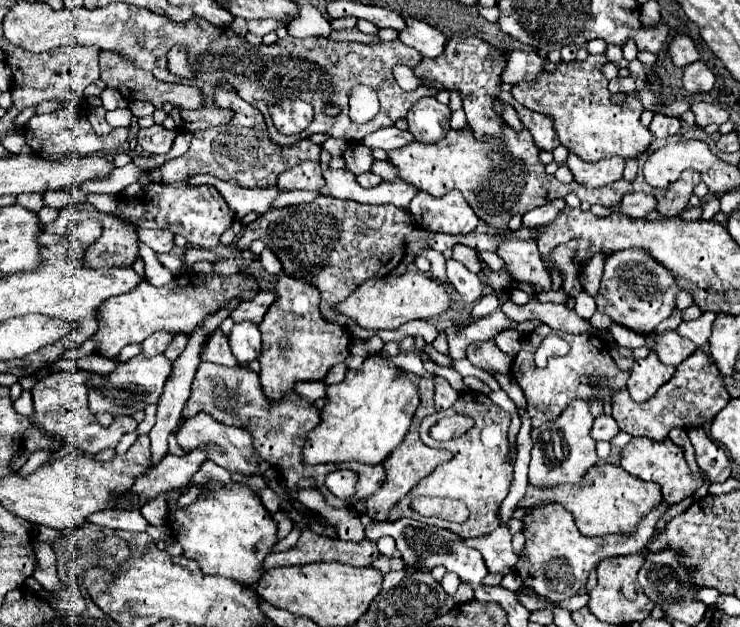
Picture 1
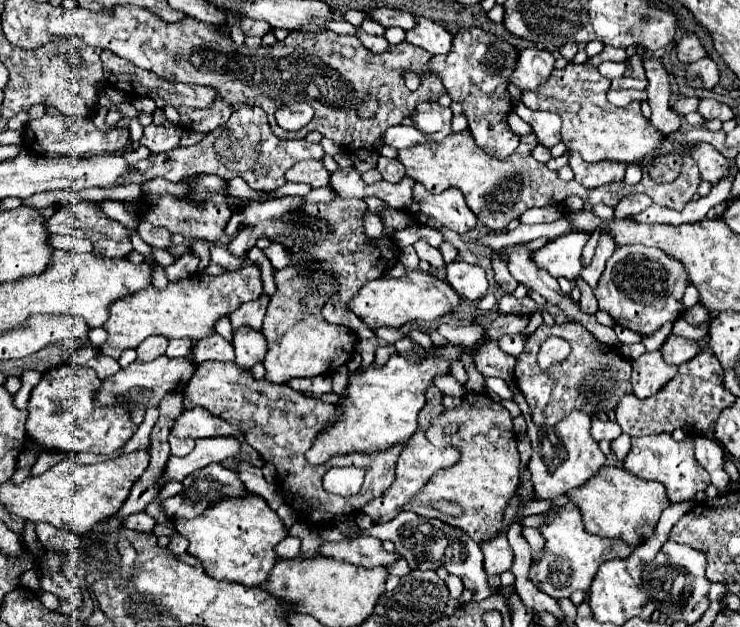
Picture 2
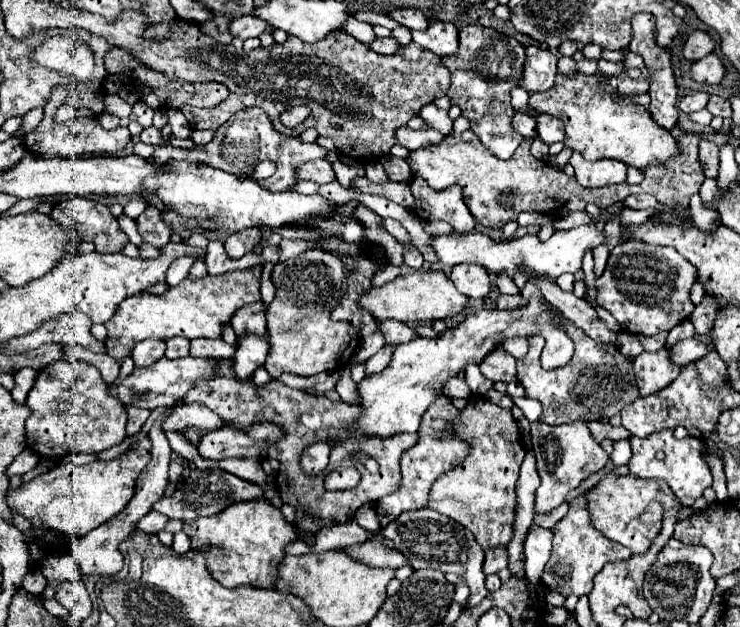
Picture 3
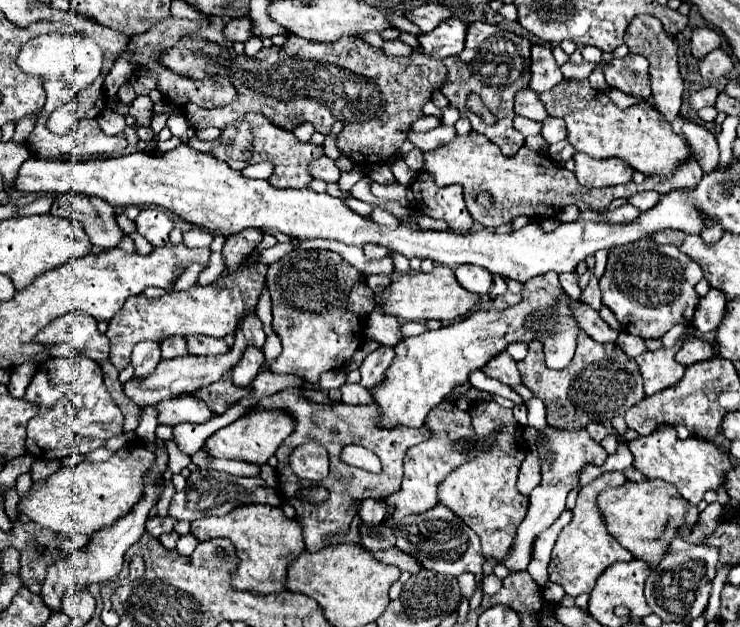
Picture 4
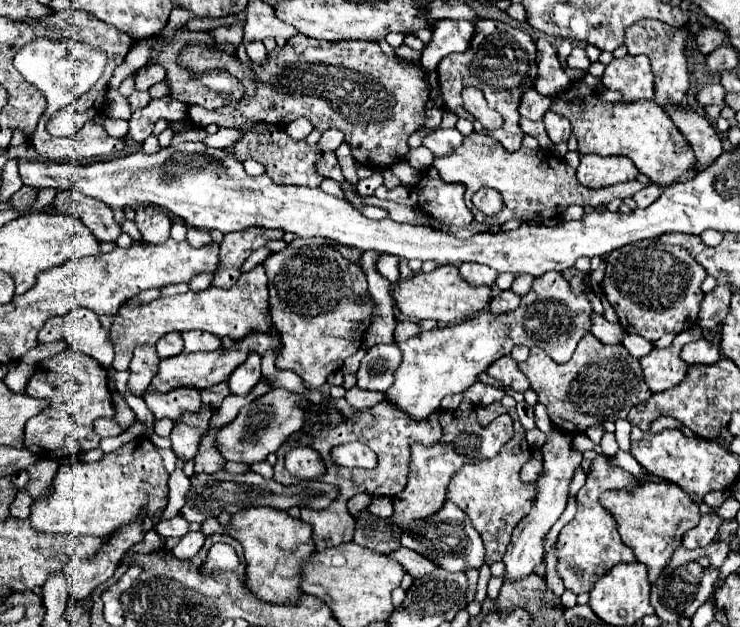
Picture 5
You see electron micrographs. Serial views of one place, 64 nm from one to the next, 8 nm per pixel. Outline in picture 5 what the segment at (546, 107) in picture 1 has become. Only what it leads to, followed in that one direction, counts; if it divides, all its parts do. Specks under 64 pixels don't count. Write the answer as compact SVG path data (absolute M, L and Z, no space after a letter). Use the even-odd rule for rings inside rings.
M574 82L572 88L562 92L560 96L552 96L552 106L554 112L566 116L572 124L572 134L578 136L578 150L582 154L598 154L598 156L628 156L636 168L646 174L654 184L658 186L670 186L678 182L682 176L692 172L696 168L696 154L682 136L682 132L672 124L670 116L662 106L658 106L654 100L638 100L632 104L612 104L612 102L602 102L598 100L596 92L588 88L584 82Z

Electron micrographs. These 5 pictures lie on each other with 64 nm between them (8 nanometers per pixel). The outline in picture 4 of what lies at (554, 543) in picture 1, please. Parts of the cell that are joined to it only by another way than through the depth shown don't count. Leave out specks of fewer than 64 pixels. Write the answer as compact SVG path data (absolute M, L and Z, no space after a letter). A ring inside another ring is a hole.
M604 472L594 482L582 486L576 498L576 508L572 510L574 514L572 522L560 532L556 540L556 546L552 550L552 560L548 566L548 574L550 574L550 580L558 582L570 596L592 592L594 582L608 566L616 562L634 560L634 556L624 546L620 546L618 540L606 530L604 516L598 512L598 506L596 506L596 498L600 490L620 486L620 484L626 484L626 476L622 472Z

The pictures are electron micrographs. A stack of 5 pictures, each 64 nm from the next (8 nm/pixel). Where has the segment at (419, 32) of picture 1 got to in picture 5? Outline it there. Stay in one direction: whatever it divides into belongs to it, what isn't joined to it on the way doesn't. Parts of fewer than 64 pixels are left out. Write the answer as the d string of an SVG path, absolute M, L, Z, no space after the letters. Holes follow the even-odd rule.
M438 20L436 22L434 38L430 44L426 44L426 50L420 62L424 70L424 80L428 82L432 90L438 88L436 72L438 62L452 52L466 52L474 34L476 34L474 22L468 22L468 20Z

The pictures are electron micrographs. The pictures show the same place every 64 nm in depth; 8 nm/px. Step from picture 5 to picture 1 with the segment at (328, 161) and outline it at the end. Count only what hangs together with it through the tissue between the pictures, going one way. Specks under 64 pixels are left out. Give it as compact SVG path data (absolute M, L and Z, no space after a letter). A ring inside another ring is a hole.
M306 160L296 164L294 168L280 174L278 188L282 190L320 190L324 186L324 176L320 172L320 164Z

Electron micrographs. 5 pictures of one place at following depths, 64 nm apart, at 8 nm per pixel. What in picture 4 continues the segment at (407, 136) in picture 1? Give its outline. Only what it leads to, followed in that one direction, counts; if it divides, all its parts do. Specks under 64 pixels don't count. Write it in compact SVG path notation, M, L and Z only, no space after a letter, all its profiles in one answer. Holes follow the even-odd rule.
M438 126L430 132L410 132L408 140L416 144L420 150L436 150L442 148L444 144L450 144L456 138L454 126Z

